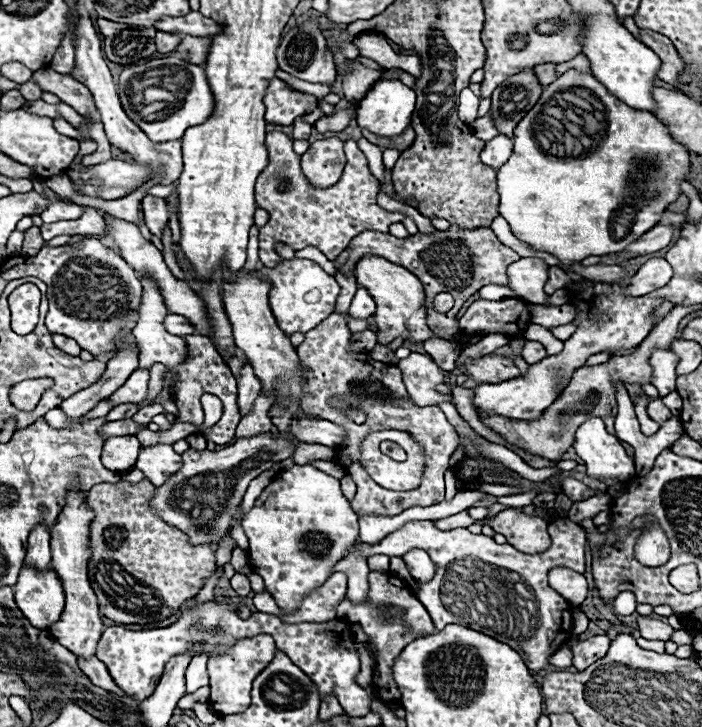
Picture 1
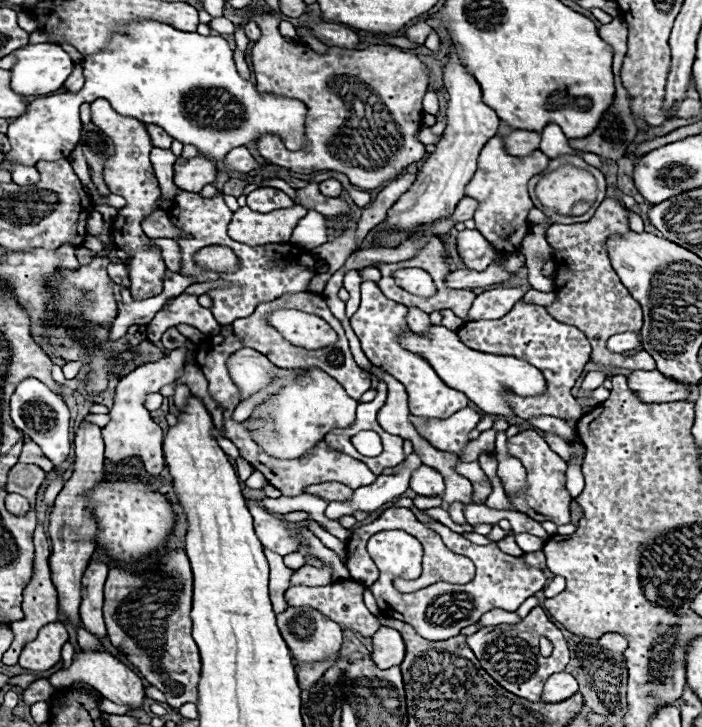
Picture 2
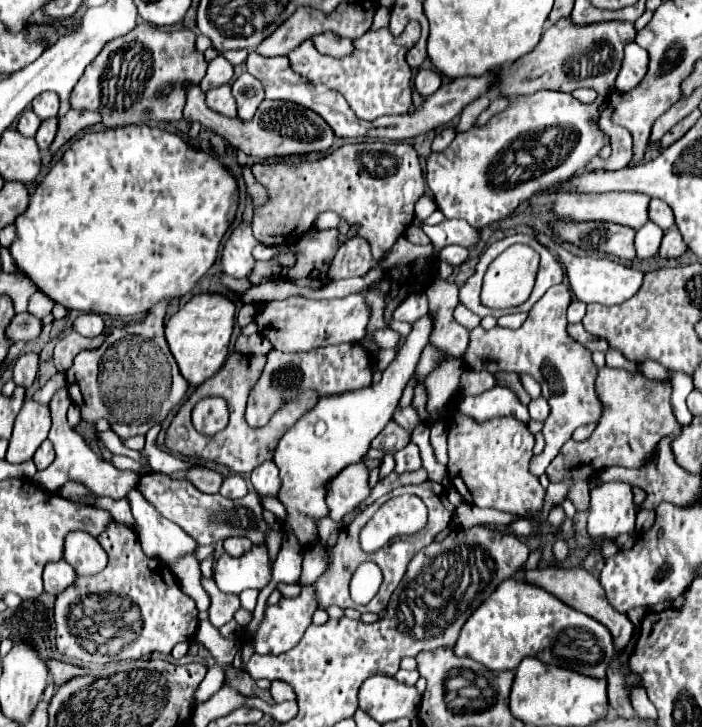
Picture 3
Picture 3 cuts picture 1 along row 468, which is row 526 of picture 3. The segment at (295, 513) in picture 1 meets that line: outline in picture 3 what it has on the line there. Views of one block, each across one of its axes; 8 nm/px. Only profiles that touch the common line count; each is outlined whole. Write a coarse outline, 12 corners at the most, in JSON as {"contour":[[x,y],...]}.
{"contour":[[412,324],[378,384],[322,398],[280,438],[276,498],[302,548],[328,482],[362,462],[430,344]]}

